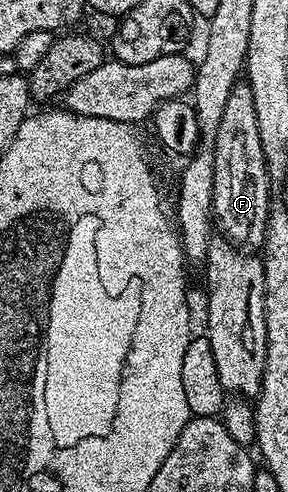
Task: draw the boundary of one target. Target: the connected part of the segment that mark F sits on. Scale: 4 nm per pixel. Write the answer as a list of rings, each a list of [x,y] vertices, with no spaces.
[[[237,84],[229,92],[221,125],[215,137],[213,160],[213,211],[217,230],[232,246],[262,247],[267,237],[267,217],[271,214],[272,178],[267,174],[265,152],[261,152],[261,136],[257,132],[257,108],[253,108],[253,92],[246,84]]]

